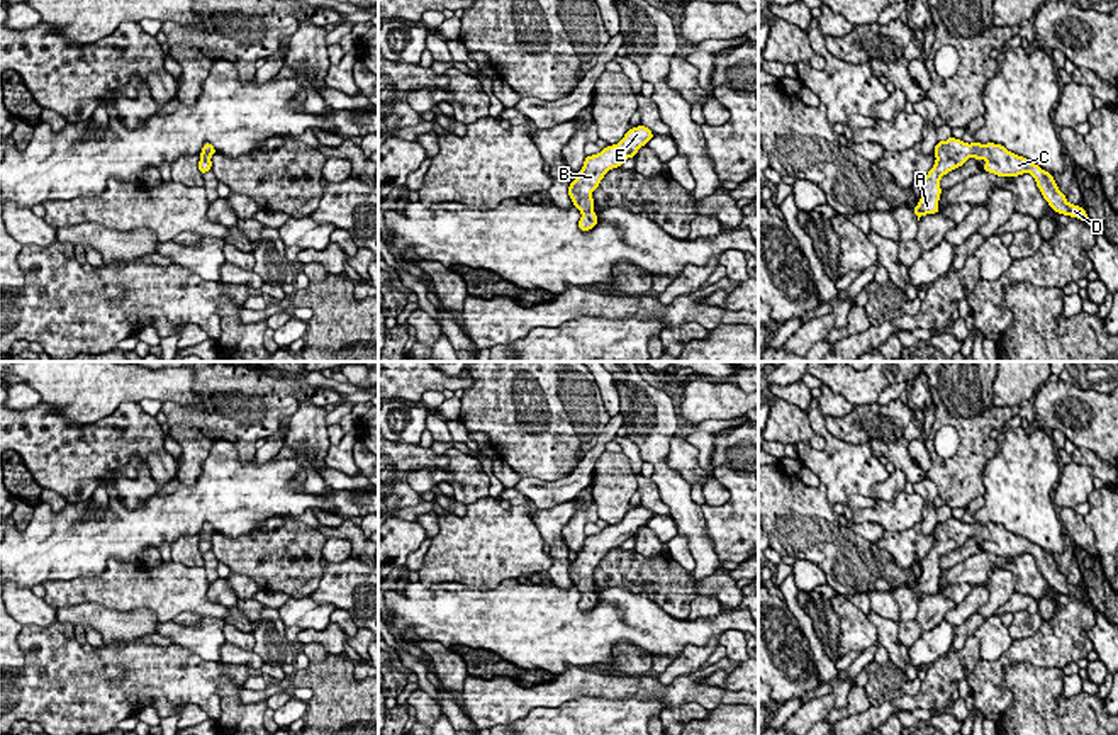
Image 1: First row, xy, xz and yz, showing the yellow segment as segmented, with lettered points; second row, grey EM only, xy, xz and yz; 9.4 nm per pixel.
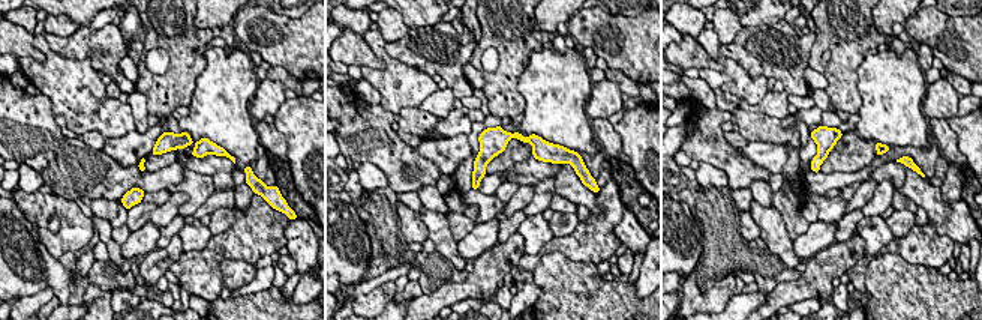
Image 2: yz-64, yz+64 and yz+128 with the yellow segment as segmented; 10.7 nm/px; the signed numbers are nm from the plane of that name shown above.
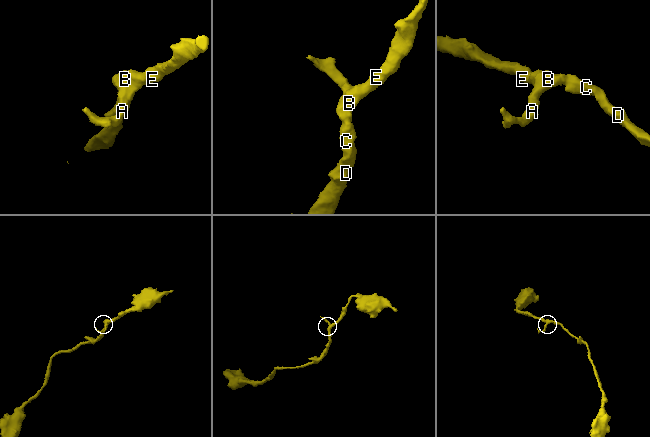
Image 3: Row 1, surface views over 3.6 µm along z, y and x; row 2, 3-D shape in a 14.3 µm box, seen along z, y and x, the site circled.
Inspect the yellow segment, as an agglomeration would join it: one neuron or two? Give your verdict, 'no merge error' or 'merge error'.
no merge error

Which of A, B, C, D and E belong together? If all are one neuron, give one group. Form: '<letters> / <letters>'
A B C D E

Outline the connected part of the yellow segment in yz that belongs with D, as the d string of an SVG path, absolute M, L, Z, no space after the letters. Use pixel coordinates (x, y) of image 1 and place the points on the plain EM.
M952 516L947 521L938 521L933 531L936 541L928 555L921 560L921 579L913 589L918 601L921 596L940 592L938 581L942 574L942 557L955 548L960 548L970 536L974 536L975 541L986 541L984 552L998 557L1018 557L1030 553L1035 558L1043 579L1055 592L1077 598L1091 604L1087 592L1081 586L1067 582L1067 577L1059 570L1052 553L1042 550L1030 540L1008 531L1003 525L987 523L984 526L977 521L969 525Z

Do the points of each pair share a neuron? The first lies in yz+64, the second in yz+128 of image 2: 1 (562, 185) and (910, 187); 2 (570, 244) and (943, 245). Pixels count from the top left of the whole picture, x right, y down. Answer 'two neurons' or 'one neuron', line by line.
1: one neuron
2: one neuron

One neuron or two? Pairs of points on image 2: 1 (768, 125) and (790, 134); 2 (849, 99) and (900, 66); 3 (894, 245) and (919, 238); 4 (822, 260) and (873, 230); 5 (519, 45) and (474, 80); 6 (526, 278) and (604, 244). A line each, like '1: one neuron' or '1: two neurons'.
1: one neuron
2: two neurons
3: one neuron
4: two neurons
5: two neurons
6: one neuron

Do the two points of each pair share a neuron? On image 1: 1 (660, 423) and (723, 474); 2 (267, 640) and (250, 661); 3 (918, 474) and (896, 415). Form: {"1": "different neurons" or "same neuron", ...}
{"1": "different neurons", "2": "different neurons", "3": "same neuron"}

